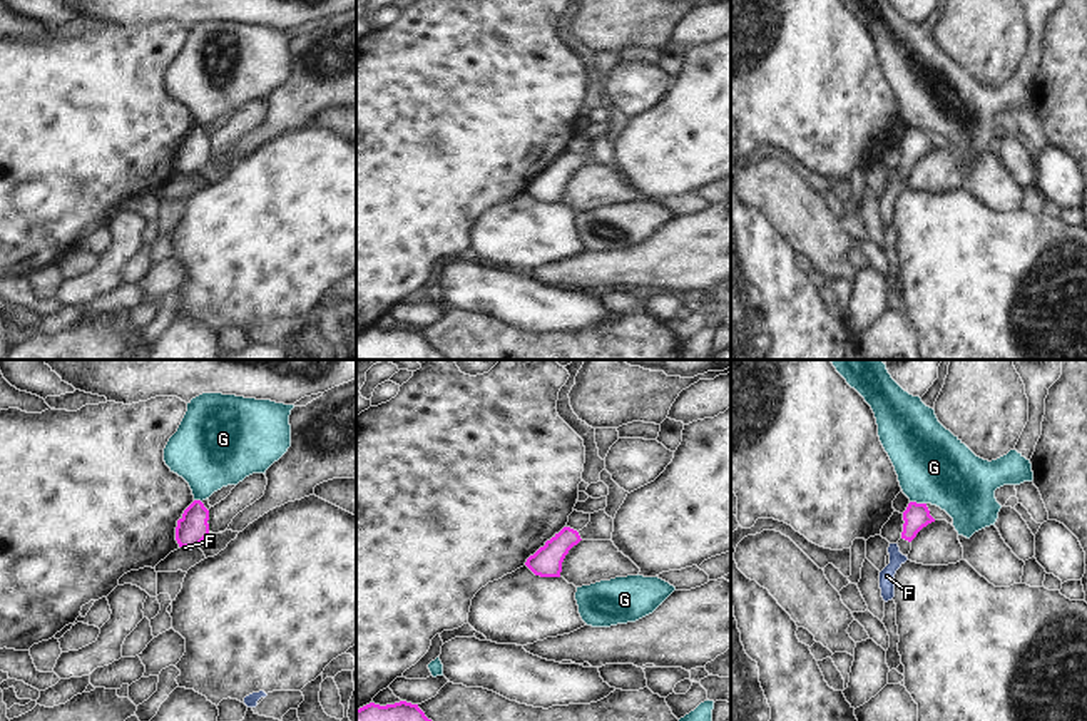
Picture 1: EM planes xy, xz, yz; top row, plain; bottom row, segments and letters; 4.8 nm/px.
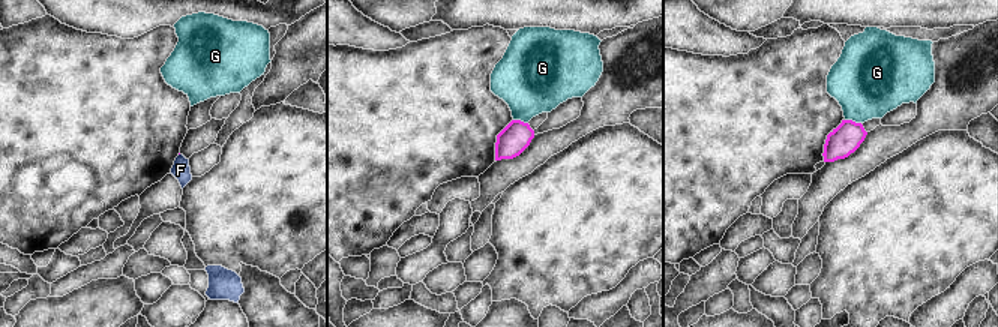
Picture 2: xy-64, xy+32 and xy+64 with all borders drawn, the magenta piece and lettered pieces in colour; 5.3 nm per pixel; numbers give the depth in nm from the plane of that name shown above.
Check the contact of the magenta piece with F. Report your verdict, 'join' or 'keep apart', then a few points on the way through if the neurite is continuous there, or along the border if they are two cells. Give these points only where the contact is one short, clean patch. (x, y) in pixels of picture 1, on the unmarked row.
keep apart; border xy (184, 171), (193, 173)

